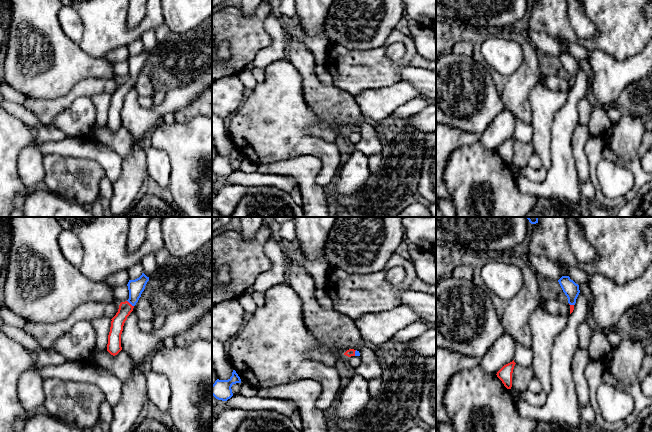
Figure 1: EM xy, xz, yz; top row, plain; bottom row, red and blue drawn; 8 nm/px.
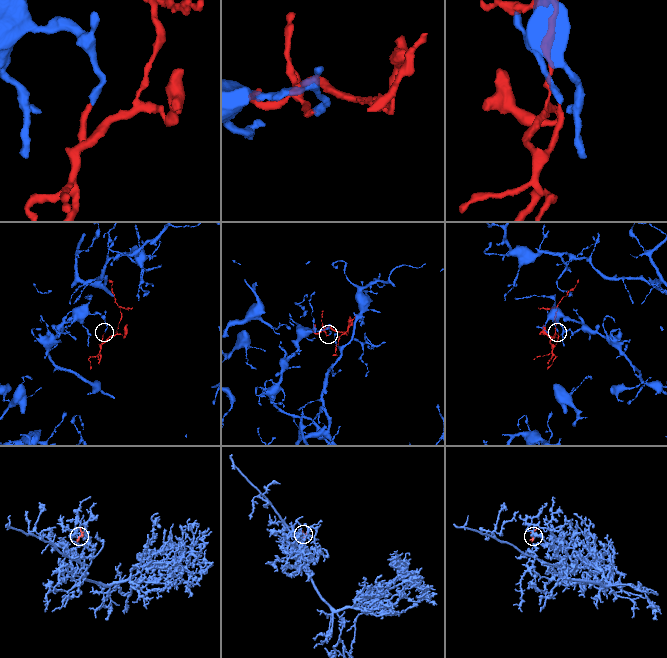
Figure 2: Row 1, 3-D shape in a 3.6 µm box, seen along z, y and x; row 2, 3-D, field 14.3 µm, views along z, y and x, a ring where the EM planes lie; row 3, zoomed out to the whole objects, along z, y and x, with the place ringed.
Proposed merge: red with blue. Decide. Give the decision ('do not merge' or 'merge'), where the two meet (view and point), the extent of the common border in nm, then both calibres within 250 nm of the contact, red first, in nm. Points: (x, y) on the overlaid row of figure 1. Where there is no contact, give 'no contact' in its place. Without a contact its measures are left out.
merge | xy (129, 303) | 80 nm | 110/120 nm

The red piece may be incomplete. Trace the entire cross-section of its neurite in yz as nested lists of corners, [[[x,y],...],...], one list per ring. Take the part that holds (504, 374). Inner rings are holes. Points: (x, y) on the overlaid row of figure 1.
[[[513,360],[512,362],[504,365],[496,374],[507,389],[511,389],[512,387],[512,373],[515,364],[516,363]]]

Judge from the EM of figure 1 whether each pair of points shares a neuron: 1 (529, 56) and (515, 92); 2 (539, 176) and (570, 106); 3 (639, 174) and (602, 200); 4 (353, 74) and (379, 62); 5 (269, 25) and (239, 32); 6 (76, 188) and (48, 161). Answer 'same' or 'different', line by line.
1: same
2: different
3: same
4: same
5: different
6: same

